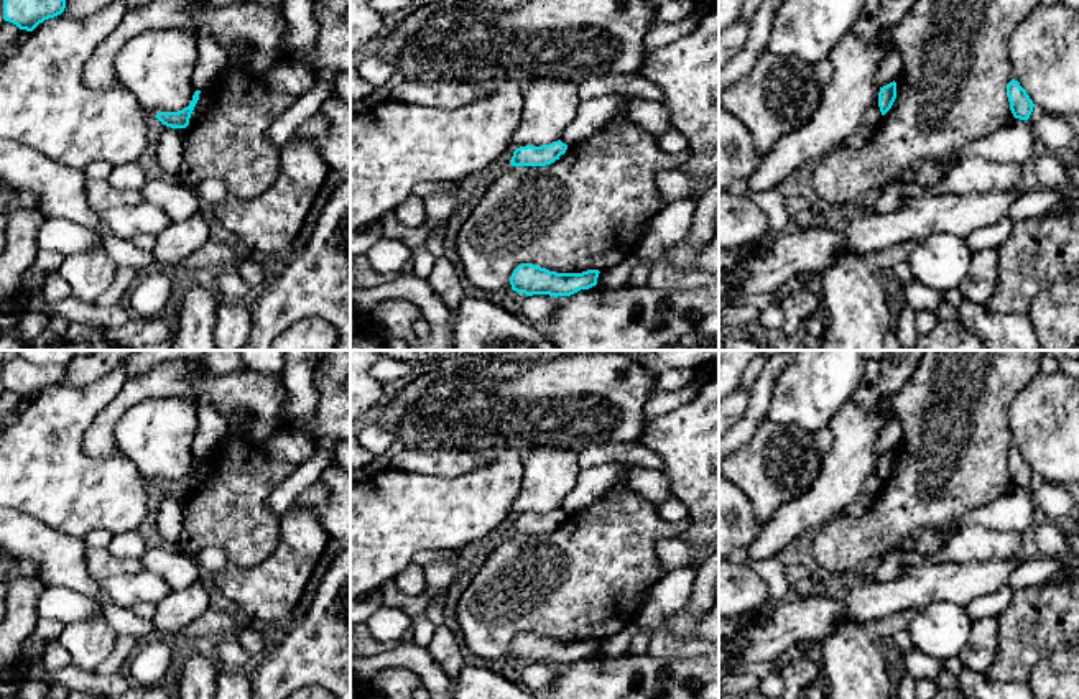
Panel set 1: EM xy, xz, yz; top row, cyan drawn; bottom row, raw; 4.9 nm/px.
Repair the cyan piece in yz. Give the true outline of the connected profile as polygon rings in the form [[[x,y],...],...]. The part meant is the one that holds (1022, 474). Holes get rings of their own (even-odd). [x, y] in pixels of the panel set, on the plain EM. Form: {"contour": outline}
{"contour": [[[1012,447],[1007,452],[1007,465],[1013,485],[1020,488],[1028,488],[1035,472],[1018,449]]]}

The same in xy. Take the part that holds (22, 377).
{"contour": [[[20,355],[3,362],[3,388],[26,400],[33,400],[44,388],[61,383],[64,377],[66,367],[54,363],[36,365]]]}

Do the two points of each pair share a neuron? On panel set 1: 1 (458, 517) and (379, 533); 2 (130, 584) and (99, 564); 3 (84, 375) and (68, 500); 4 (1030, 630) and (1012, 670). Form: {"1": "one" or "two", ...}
{"1": "one", "2": "two", "3": "two", "4": "one"}

